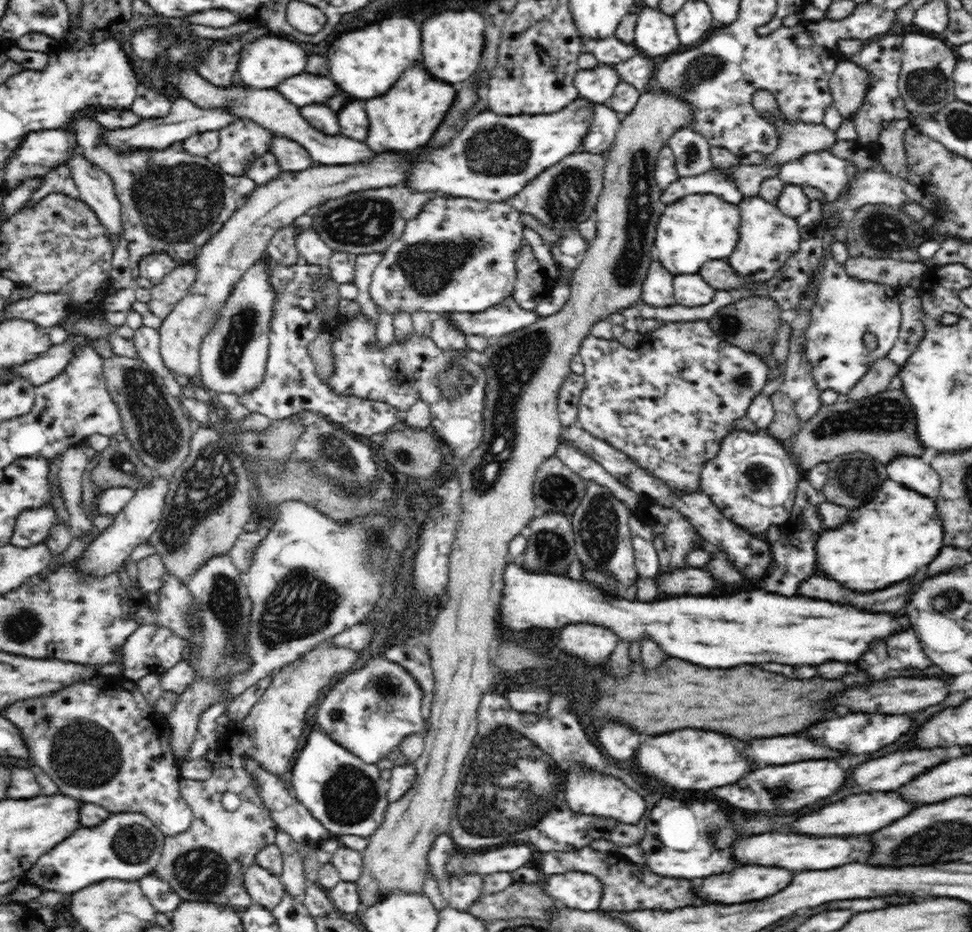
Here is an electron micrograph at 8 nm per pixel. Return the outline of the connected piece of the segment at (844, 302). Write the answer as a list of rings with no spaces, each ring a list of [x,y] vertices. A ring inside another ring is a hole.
[[[829,245],[825,246],[825,263],[819,280],[819,289],[816,295],[816,304],[810,310],[810,322],[804,328],[804,357],[806,363],[812,369],[813,381],[816,383],[817,389],[822,393],[826,390],[834,390],[838,396],[838,400],[846,400],[850,390],[855,384],[860,382],[860,378],[868,373],[872,367],[874,360],[887,357],[894,343],[899,338],[901,328],[901,305],[899,293],[902,288],[895,288],[888,283],[870,282],[852,278],[848,275],[843,264],[838,263],[831,252]],[[872,334],[877,340],[876,350],[868,350],[864,336]]]

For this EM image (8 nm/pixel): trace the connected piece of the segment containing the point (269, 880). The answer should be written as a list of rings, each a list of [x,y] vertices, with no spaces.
[[[255,862],[248,867],[244,884],[254,904],[260,904],[268,911],[274,911],[285,896],[284,885],[280,882],[280,877]]]

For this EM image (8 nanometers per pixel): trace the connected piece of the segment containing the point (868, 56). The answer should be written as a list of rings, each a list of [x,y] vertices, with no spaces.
[[[902,33],[899,35],[882,35],[881,37],[873,38],[854,55],[848,56],[857,65],[864,67],[870,74],[870,88],[866,96],[864,104],[861,106],[851,120],[856,125],[858,133],[857,141],[861,145],[878,140],[880,132],[880,124],[886,120],[894,120],[894,118],[906,119],[908,109],[901,98],[899,91],[899,76],[901,72],[901,54],[903,49]]]

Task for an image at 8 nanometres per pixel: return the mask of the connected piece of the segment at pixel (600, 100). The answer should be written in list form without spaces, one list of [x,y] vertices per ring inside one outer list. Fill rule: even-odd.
[[[598,64],[593,69],[579,70],[573,79],[579,96],[592,104],[607,104],[621,82],[622,77],[616,72],[614,65],[604,64]]]

